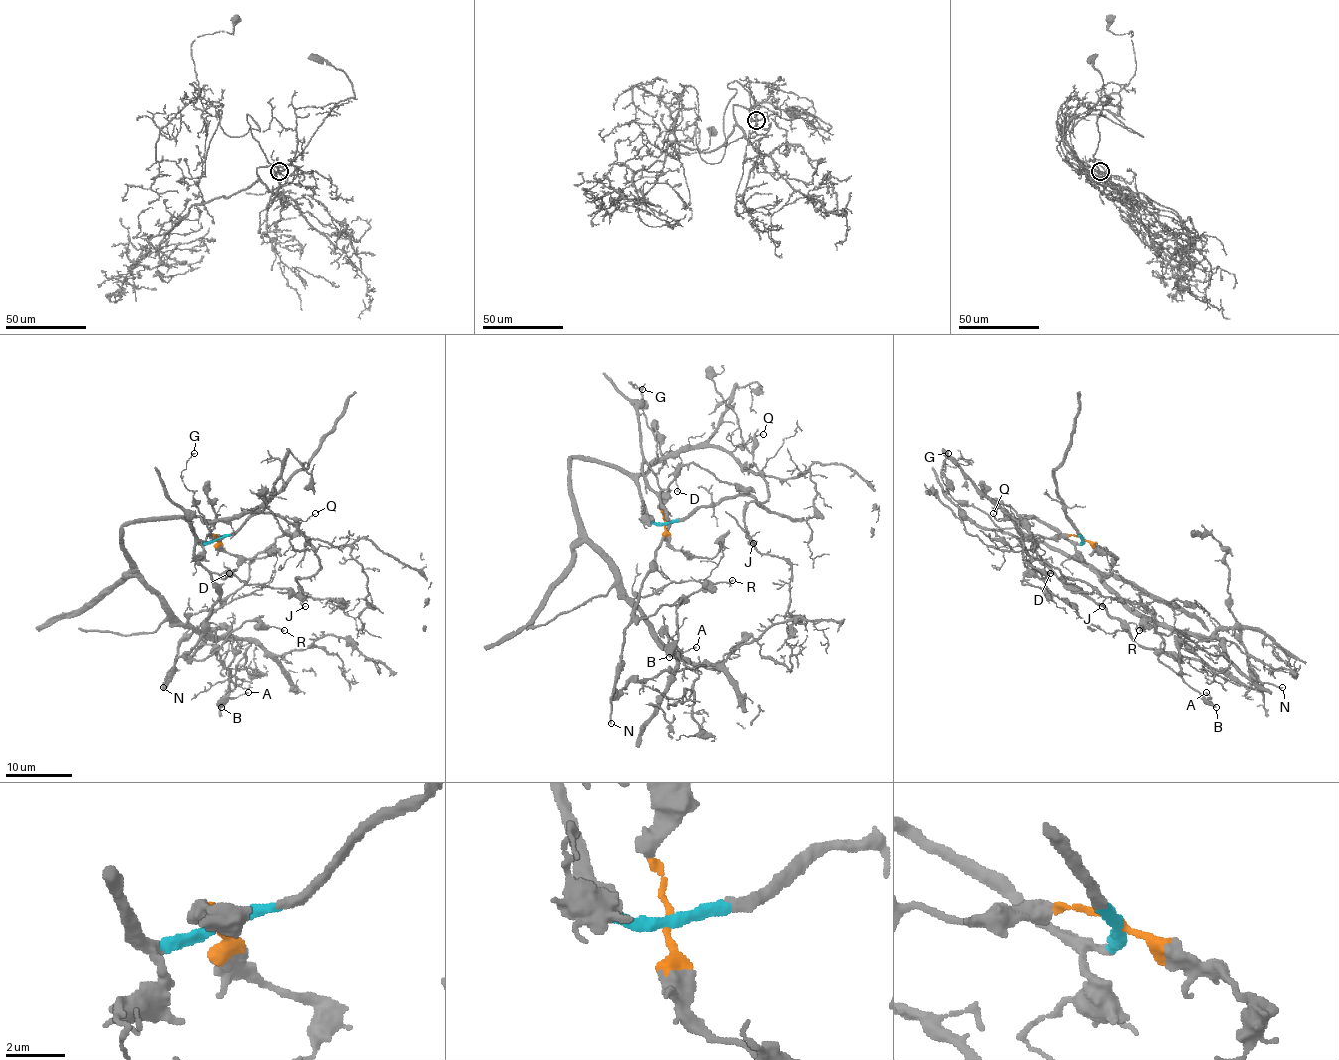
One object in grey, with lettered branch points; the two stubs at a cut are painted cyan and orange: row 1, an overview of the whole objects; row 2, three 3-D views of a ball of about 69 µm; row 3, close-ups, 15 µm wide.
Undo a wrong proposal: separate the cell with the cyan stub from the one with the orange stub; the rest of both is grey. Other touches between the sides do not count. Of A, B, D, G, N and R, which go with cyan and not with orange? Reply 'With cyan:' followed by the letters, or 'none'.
With cyan: G

